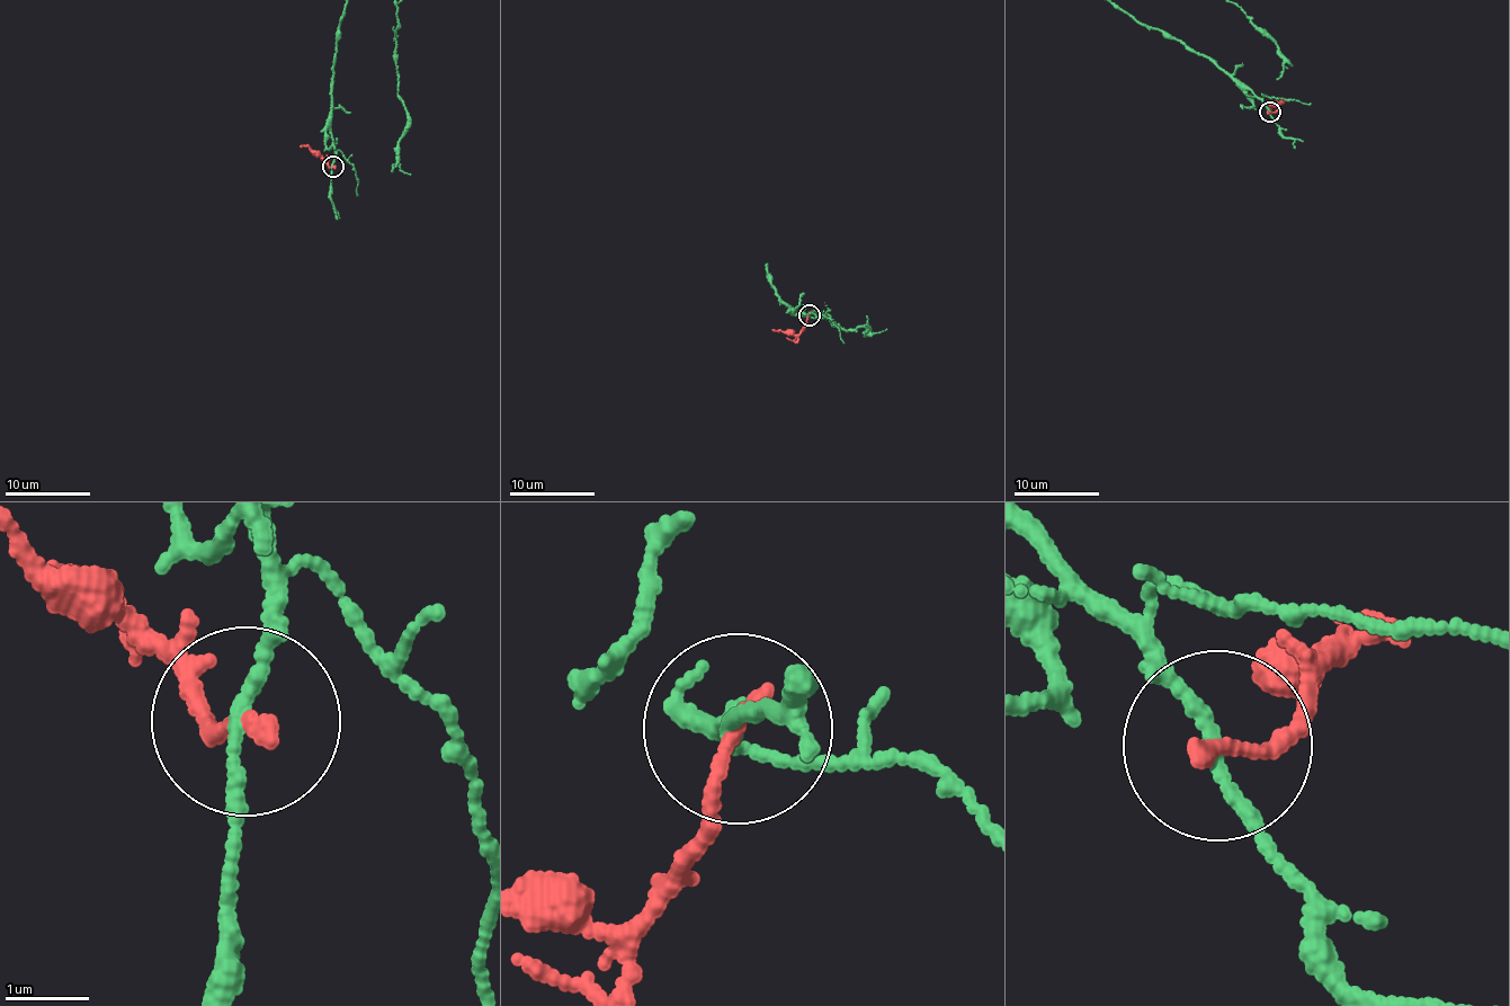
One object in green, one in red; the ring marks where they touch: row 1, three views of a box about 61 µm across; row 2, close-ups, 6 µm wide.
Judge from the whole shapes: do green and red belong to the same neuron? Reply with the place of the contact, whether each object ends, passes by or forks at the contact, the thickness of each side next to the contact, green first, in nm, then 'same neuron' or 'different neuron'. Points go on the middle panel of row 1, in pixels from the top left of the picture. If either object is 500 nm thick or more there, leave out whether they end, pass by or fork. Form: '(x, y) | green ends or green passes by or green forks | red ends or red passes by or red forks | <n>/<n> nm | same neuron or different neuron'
(809, 314) | green passes by | red ends | 140/200 nm | different neuron

